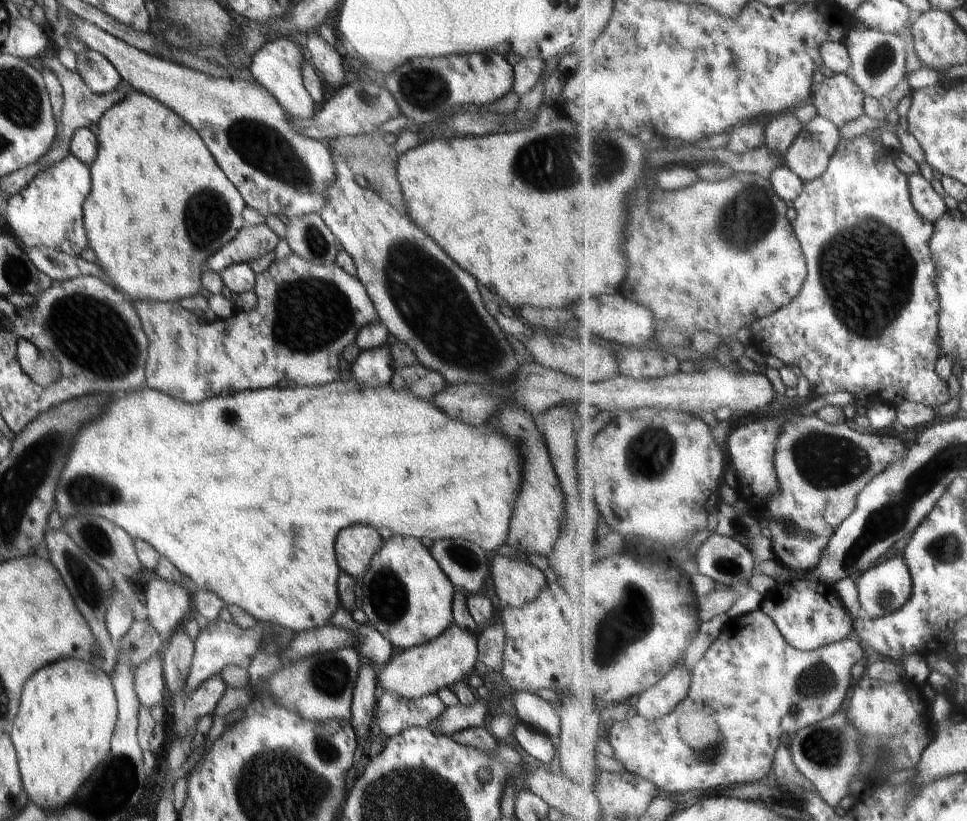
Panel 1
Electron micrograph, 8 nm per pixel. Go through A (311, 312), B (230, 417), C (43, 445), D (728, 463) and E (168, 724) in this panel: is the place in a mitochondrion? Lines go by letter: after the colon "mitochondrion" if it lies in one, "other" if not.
A: mitochondrion
B: mitochondrion
C: mitochondrion
D: other
E: other

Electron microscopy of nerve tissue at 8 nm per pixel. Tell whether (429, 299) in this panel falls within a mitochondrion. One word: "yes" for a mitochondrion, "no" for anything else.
yes

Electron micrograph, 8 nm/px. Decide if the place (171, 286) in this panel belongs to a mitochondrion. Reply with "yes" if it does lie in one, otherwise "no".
no

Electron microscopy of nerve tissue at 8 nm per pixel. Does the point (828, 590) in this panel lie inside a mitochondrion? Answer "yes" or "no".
no

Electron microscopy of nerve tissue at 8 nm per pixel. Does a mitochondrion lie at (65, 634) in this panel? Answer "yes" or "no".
no

